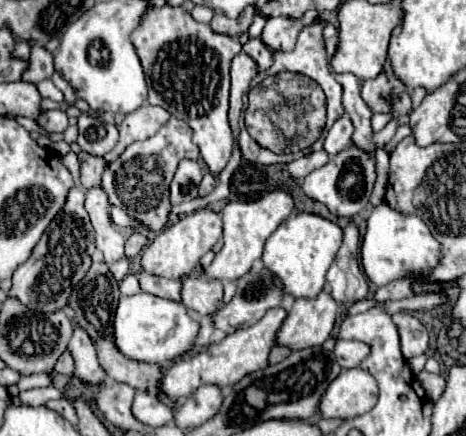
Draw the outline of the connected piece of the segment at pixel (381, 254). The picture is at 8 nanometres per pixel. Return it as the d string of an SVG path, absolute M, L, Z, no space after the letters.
M382 202L380 206L372 210L368 218L366 234L362 238L362 266L364 266L366 276L376 286L384 286L398 278L410 278L410 280L420 282L422 288L426 288L428 292L436 292L440 290L440 284L422 282L422 274L426 268L436 266L440 256L442 256L440 244L434 240L434 236L430 234L422 218L396 212L386 202Z

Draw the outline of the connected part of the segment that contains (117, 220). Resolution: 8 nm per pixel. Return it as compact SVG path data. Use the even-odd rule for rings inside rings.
M112 206L112 222L116 226L120 226L120 228L136 228L138 226L138 222L128 218L128 214L122 208L118 208L118 206Z

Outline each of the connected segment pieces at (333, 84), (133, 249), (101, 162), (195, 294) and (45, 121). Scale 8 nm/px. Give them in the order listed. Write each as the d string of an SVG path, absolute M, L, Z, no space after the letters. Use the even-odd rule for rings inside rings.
M300 30L300 34L298 34L298 42L296 42L294 52L276 52L276 54L274 54L274 64L272 64L268 70L264 70L262 74L257 74L256 78L254 78L254 80L250 83L250 88L256 87L264 80L264 78L276 75L278 72L282 72L282 70L288 70L288 72L298 72L298 74L310 76L312 80L316 80L316 82L320 84L320 87L324 91L327 103L326 125L320 137L312 145L312 150L322 150L328 130L330 130L332 124L334 124L335 121L340 118L342 114L344 114L344 108L342 108L343 89L342 86L336 82L334 74L332 74L332 72L330 72L330 68L328 68L328 58L326 58L326 48L324 48L322 30Z
M134 232L134 234L126 240L126 258L134 258L144 246L146 246L146 238L144 238L140 232Z
M72 144L72 152L80 160L80 180L82 180L82 186L84 188L100 186L100 178L102 178L102 172L106 168L106 160L82 152L76 144Z
M188 276L182 282L182 304L186 308L196 310L198 314L212 314L218 312L224 302L224 288L220 280L200 278L200 276Z
M62 110L40 112L40 114L36 116L36 122L38 122L48 134L52 134L52 132L62 134L62 132L68 128L68 116L66 116L66 112L62 112Z

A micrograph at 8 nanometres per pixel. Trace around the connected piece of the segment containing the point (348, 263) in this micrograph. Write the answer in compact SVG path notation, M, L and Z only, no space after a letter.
M350 222L344 228L342 246L326 274L330 294L340 306L350 306L358 300L364 300L368 294L368 284L358 264L358 244L360 244L358 228L356 224Z

